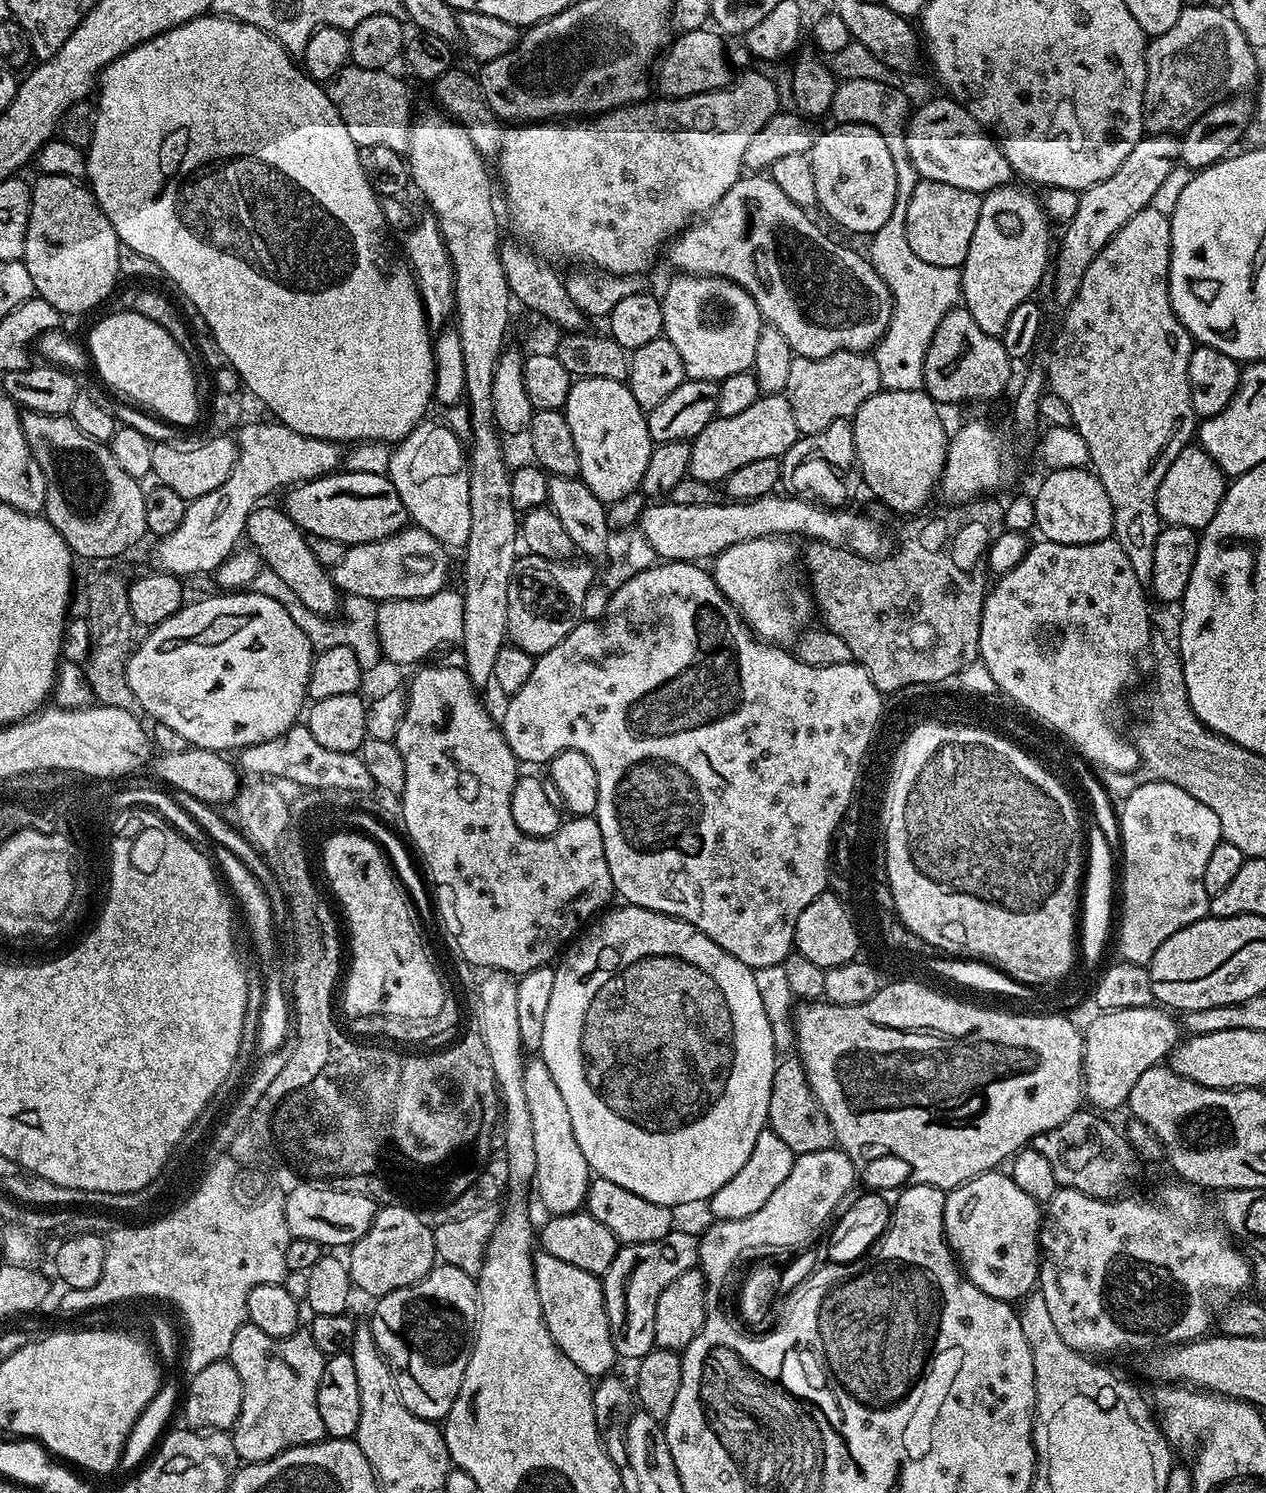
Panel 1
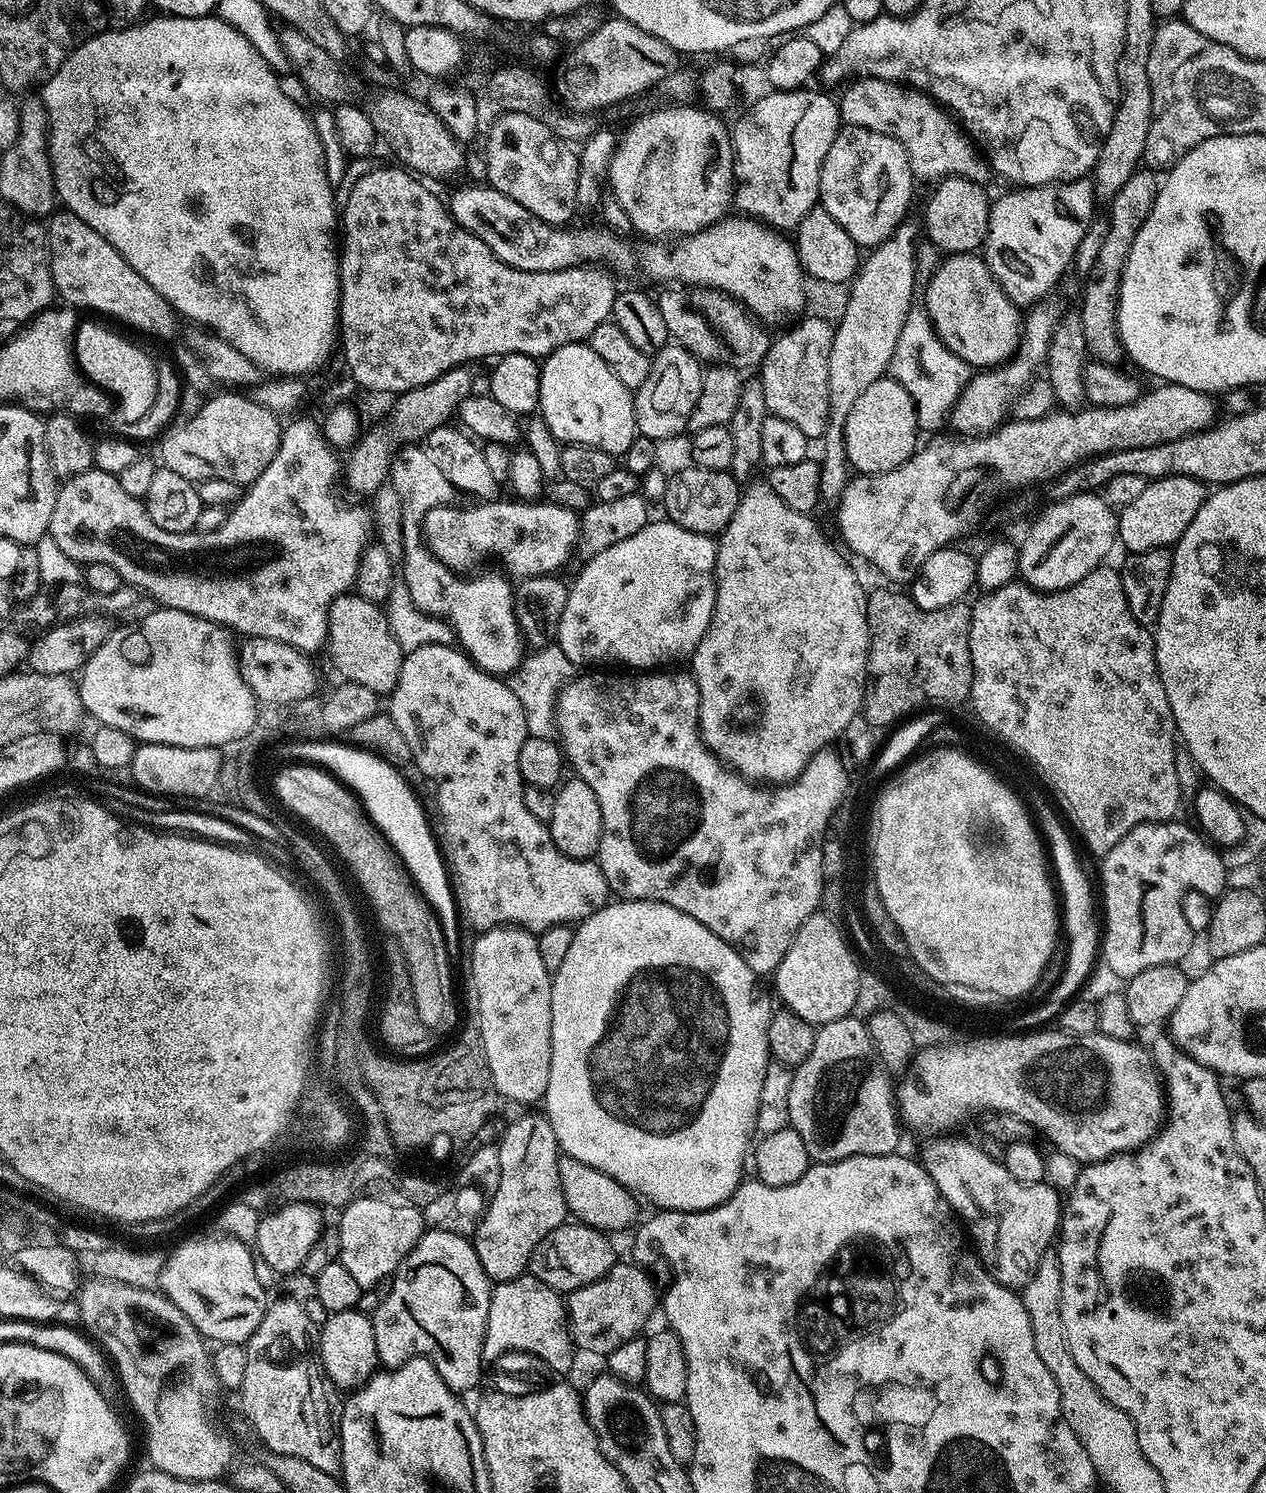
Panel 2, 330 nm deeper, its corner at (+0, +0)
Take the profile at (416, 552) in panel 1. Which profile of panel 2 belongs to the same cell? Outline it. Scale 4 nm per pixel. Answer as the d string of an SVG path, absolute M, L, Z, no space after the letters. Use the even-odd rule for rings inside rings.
M502 499L477 503L477 508L433 506L424 519L424 534L433 554L453 570L464 570L460 568L468 568L493 552L508 563L507 571L516 578L559 573L559 568L571 558L576 539L581 539L580 516L557 504L511 504Z

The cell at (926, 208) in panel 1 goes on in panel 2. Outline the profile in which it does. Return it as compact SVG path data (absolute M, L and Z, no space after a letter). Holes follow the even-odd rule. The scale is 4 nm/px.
M946 176L933 188L936 189L924 208L922 228L926 236L932 239L934 247L941 248L941 253L975 253L988 239L990 196L984 193L985 185L977 184L975 180L967 180L965 176Z

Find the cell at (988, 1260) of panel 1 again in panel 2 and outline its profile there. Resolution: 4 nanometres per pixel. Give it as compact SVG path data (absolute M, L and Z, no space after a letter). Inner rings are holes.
M940 1134L921 1150L918 1155L919 1163L930 1174L934 1186L946 1198L953 1212L966 1225L967 1235L974 1245L980 1260L988 1273L1002 1286L1013 1290L1022 1290L1034 1278L1038 1266L1044 1256L1049 1255L1051 1246L1058 1236L1062 1219L1062 1196L1053 1185L1027 1184L1018 1182L1012 1177L1010 1170L999 1159L996 1160L984 1148L979 1148L972 1140L955 1140L952 1134Z

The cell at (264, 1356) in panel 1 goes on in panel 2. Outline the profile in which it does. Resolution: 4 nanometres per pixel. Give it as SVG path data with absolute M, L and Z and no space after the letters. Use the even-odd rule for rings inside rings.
M291 1298L273 1299L264 1310L264 1317L247 1340L246 1378L238 1389L240 1404L256 1431L256 1436L268 1447L269 1453L302 1458L318 1470L336 1474L340 1472L340 1434L338 1431L338 1400L334 1385L324 1374L324 1363L320 1361L320 1338L318 1326L310 1322L303 1303Z

